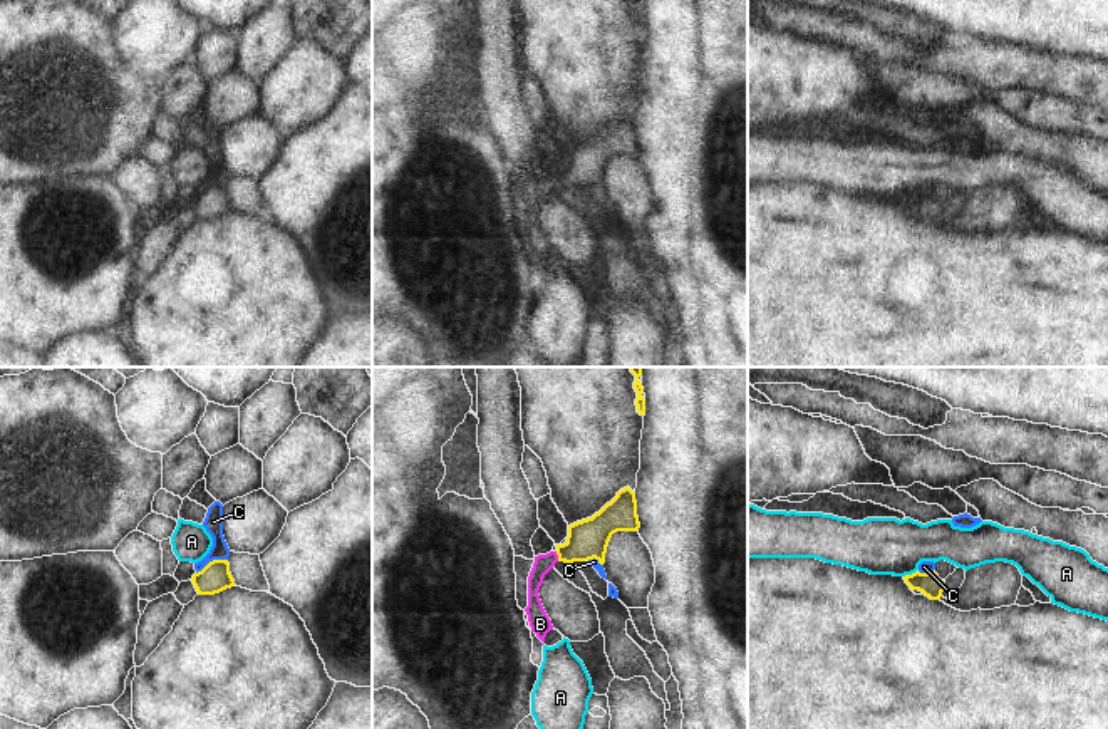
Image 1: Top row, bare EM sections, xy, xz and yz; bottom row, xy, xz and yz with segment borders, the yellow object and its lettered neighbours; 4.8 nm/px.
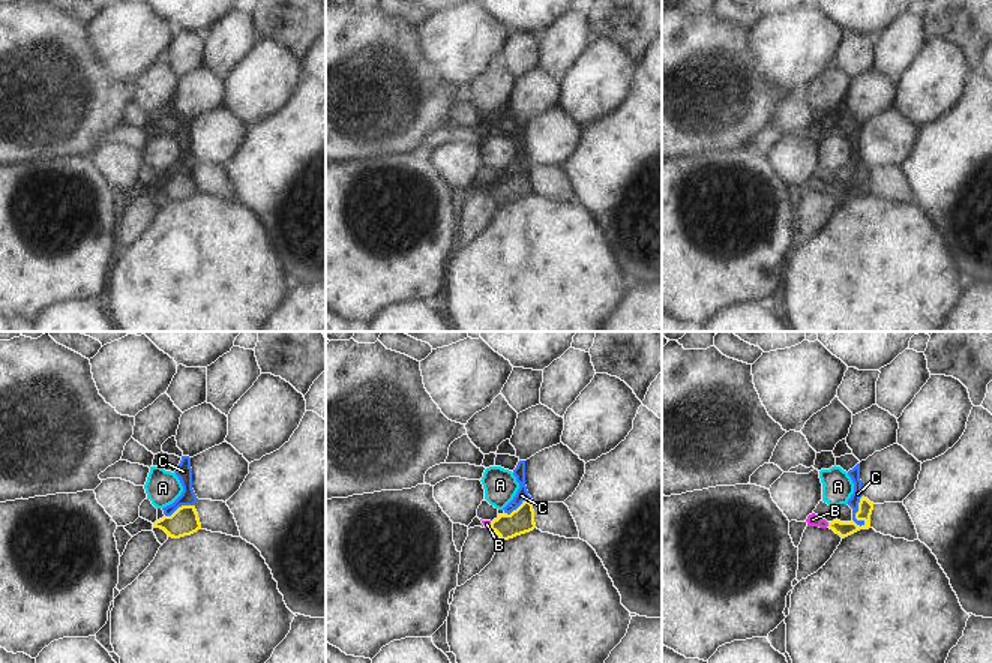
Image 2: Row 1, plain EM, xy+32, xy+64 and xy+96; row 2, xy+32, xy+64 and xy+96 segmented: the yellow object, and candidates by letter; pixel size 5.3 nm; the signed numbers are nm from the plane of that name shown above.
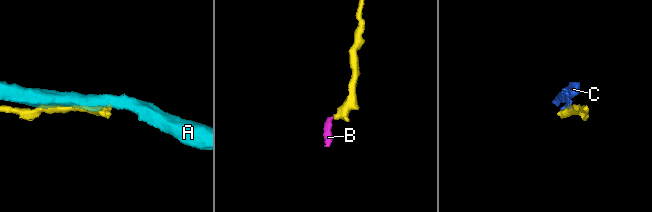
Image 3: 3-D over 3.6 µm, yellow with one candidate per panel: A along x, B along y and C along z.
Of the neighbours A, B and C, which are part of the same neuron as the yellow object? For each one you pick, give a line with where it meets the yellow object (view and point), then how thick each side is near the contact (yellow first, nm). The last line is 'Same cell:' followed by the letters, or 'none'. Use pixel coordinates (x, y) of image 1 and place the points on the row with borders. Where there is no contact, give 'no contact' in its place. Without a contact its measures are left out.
B: xz (559, 557) | 190/90 nm
Same cell: B

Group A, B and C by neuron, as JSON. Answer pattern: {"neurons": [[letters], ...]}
{"neurons": [["A"], ["B"], ["C"]]}

